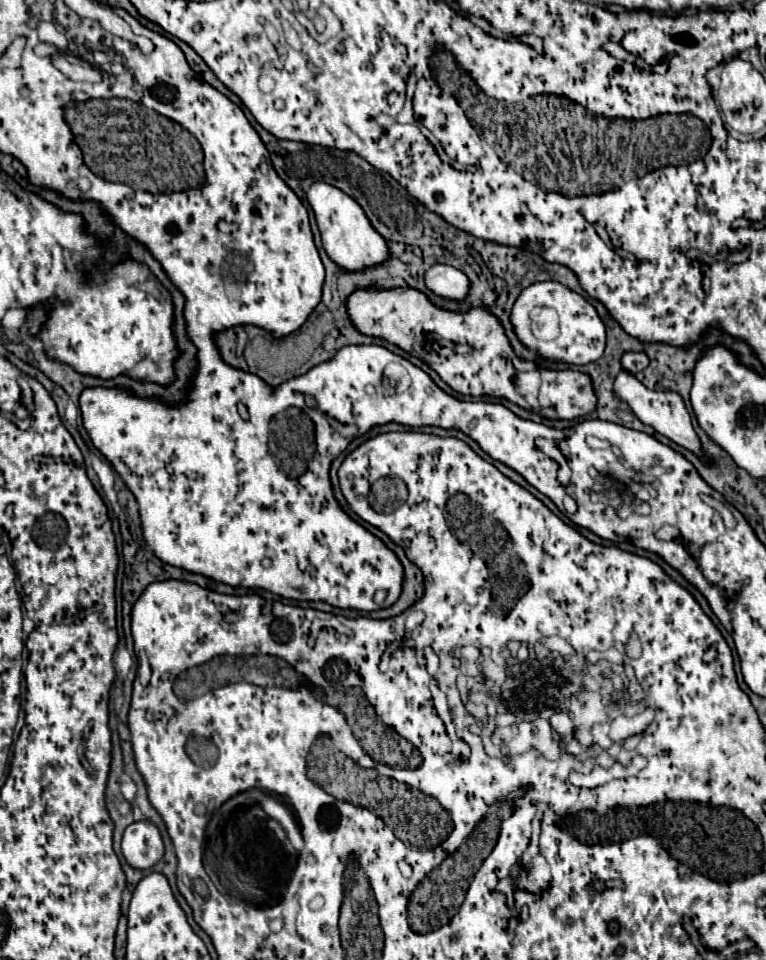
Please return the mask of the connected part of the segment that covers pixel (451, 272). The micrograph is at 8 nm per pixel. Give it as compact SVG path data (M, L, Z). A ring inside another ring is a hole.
M433 265L425 275L425 283L431 291L447 299L463 299L469 289L469 279L455 267L449 265Z

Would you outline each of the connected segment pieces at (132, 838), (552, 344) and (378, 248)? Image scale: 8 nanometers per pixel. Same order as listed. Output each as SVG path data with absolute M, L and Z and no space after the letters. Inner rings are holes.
M149 819L131 823L123 833L121 851L131 867L151 869L151 865L159 863L165 855L159 827Z
M543 281L543 283L535 283L535 285L529 285L527 289L523 289L523 293L519 295L519 299L513 305L511 321L513 321L515 333L521 339L521 343L525 343L529 349L537 351L537 355L541 355L545 359L565 361L565 363L575 363L575 365L587 365L591 361L597 361L603 355L606 347L606 327L601 317L597 315L595 307L585 297L567 289L565 285L559 285L557 281ZM537 305L553 307L559 313L561 333L553 341L541 341L531 333L529 313Z
M315 183L307 191L307 201L315 213L317 227L323 239L323 249L339 267L355 271L355 269L363 269L367 265L379 263L387 257L387 245L383 237L379 237L379 233L371 229L371 223L367 221L367 215L363 213L363 209L359 209L357 201L347 197L341 189L335 189L333 185L327 185L327 183Z

